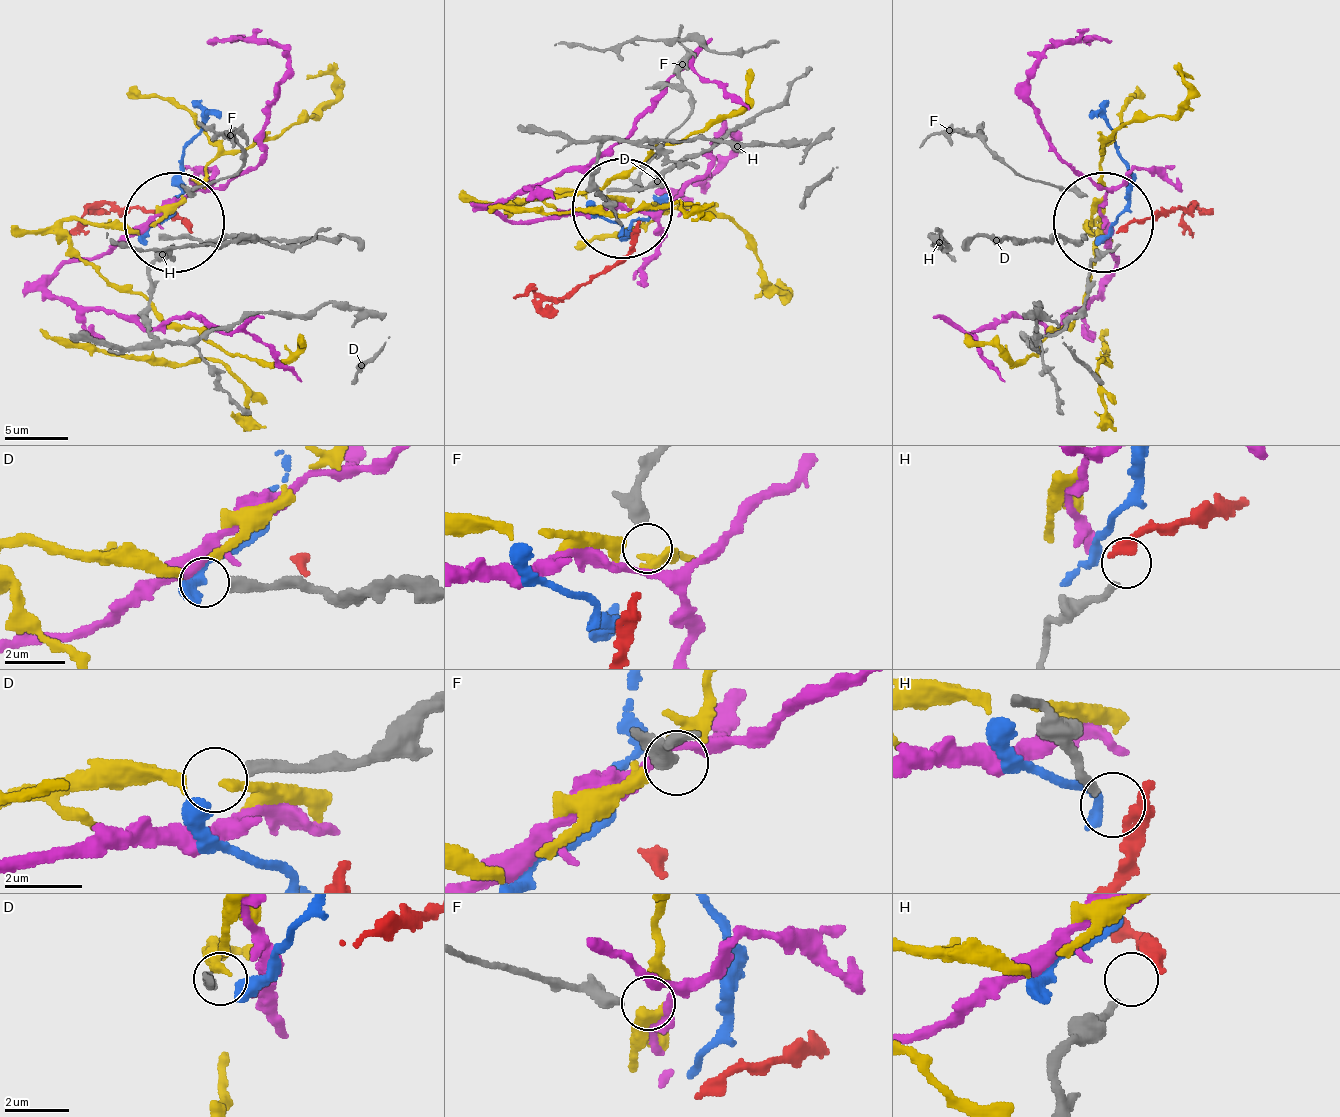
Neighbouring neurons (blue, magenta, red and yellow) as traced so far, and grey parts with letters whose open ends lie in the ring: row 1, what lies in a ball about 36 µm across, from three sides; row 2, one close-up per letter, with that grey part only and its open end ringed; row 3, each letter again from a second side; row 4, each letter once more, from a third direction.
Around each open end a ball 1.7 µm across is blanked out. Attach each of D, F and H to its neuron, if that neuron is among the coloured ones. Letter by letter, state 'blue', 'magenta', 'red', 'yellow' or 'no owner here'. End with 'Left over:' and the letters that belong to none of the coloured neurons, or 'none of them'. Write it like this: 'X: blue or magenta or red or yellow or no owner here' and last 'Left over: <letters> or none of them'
D: yellow
F: no owner here
H: no owner here
Left over: F, H

